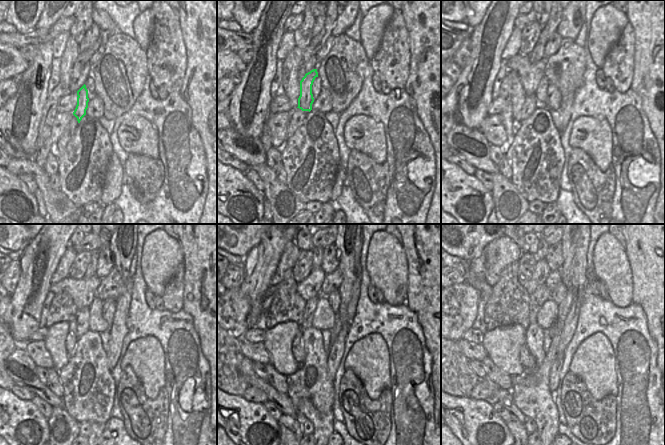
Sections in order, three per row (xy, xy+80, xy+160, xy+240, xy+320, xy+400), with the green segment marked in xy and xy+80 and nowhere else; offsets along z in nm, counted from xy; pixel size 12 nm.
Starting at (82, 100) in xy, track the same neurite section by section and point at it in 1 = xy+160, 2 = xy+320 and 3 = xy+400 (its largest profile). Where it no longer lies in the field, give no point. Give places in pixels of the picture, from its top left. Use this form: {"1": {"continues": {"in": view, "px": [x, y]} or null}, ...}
{"1": {"continues": {"in": "xy+160", "px": [530, 74]}}, "2": {"continues": {"in": "xy+320", "px": [310, 287]}}, "3": {"continues": {"in": "xy+400", "px": [461, 300]}}}

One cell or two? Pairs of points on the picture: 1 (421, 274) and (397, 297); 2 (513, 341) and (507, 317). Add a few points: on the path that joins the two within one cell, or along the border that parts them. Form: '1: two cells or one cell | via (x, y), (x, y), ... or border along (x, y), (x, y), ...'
1: two cells | border along (407, 264), (407, 297), (405, 303)
2: two cells | border along (525, 328), (518, 324), (503, 324), (487, 330)

